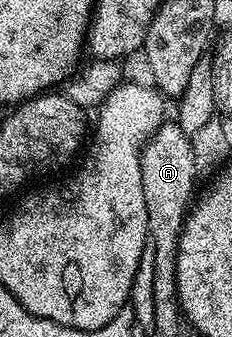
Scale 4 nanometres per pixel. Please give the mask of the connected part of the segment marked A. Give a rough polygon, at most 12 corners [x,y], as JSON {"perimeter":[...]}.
{"perimeter":[[166,120],[141,149],[151,266],[169,268],[199,175]]}

